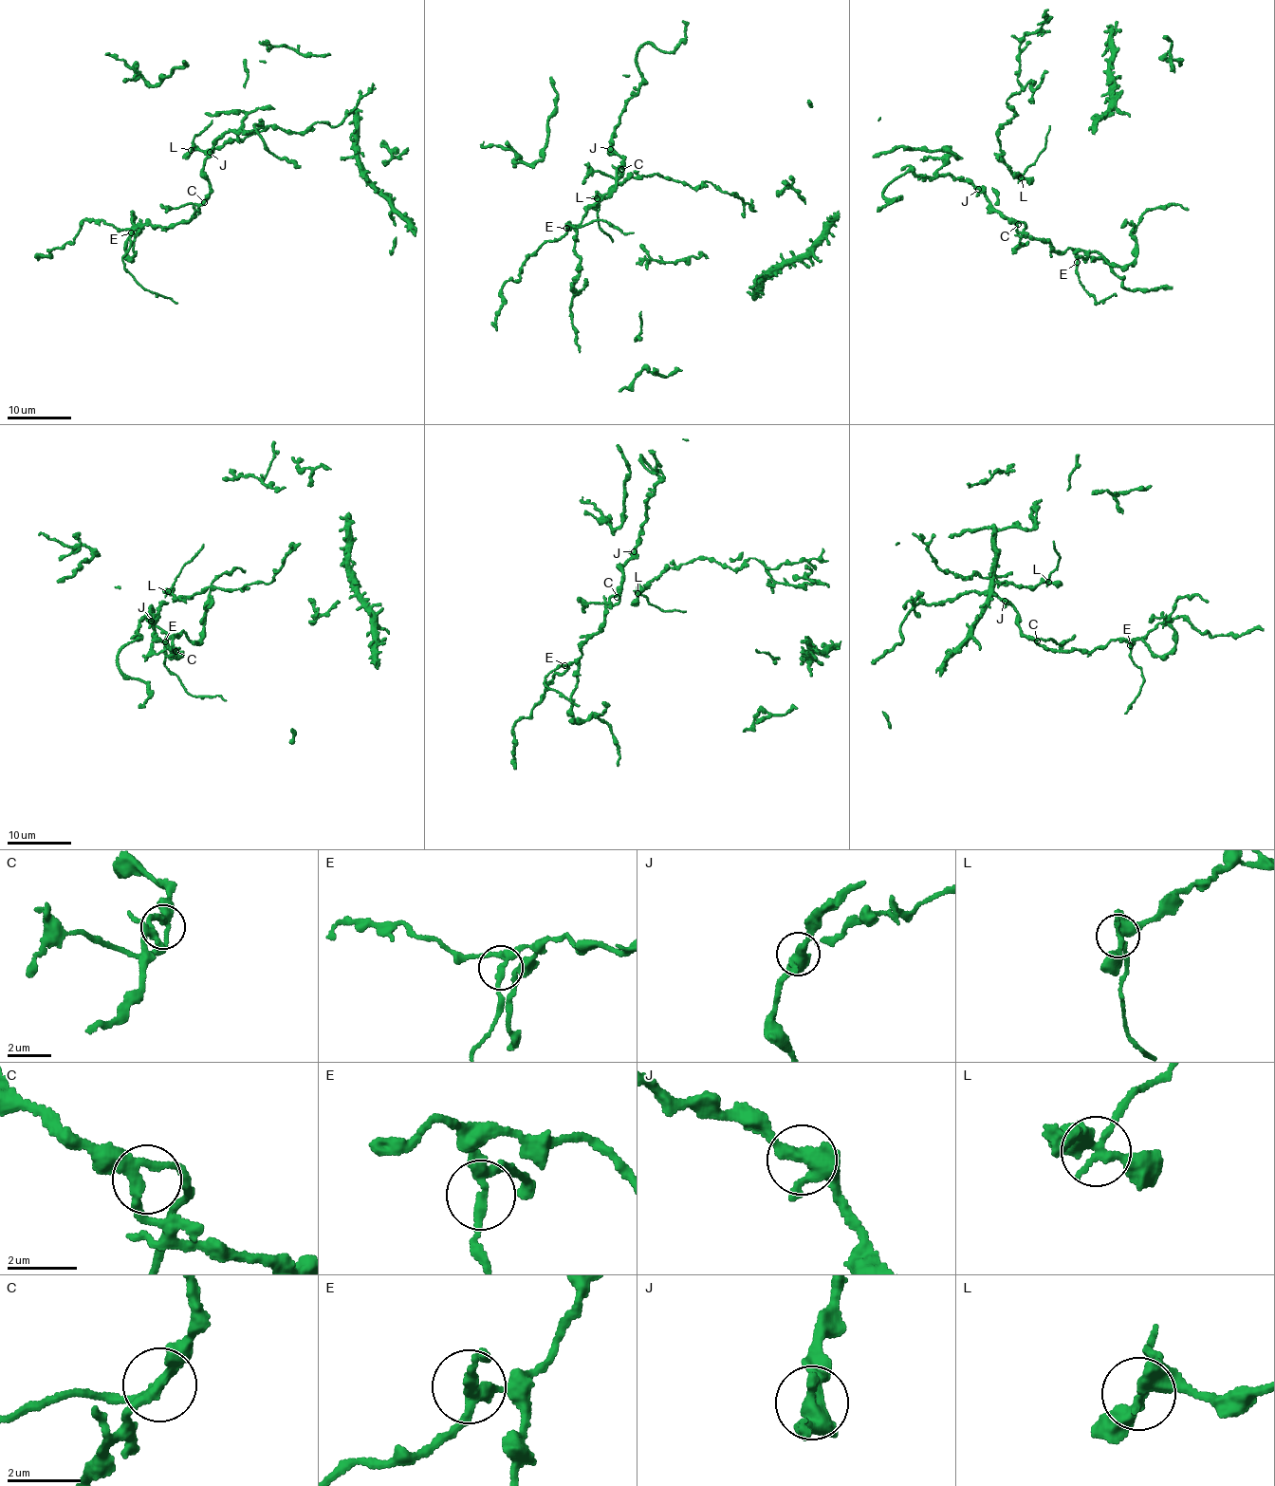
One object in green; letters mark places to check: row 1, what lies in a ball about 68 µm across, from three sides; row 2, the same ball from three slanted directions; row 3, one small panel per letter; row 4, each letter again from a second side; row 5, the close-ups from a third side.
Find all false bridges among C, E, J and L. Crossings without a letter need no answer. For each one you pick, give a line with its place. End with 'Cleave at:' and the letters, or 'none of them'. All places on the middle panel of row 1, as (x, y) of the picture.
E: at (566, 228)
L: at (597, 198)
Cleave at: E, L

